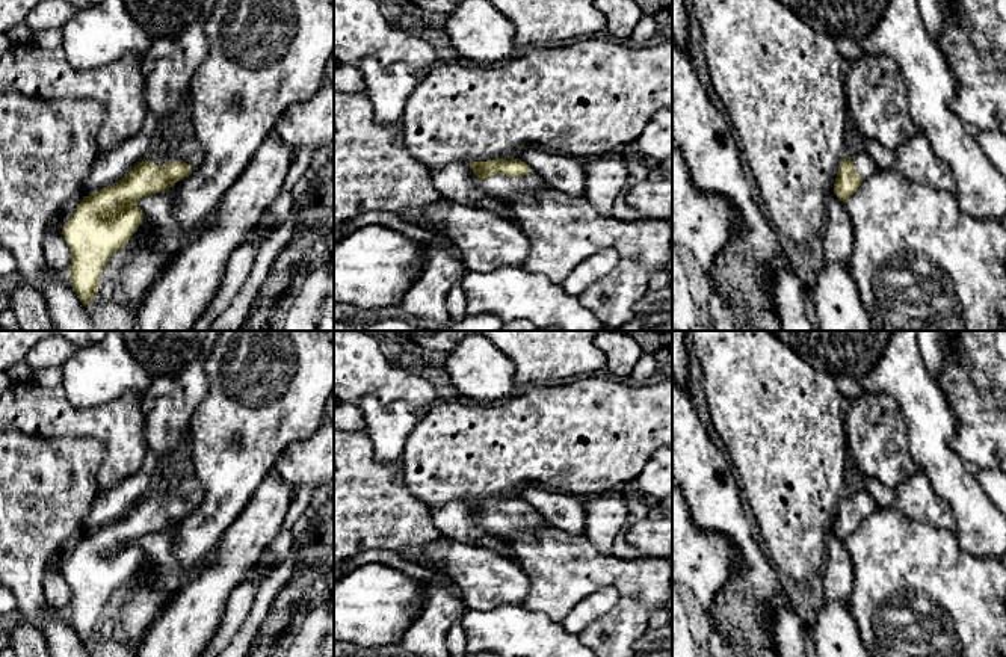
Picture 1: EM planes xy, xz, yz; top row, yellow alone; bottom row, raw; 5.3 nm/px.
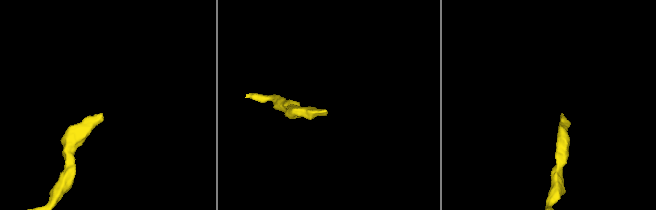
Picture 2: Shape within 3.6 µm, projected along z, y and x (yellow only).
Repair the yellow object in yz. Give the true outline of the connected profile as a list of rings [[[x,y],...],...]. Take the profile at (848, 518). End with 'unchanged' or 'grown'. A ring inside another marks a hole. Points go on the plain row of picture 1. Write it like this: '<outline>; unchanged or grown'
[[[855,485],[853,489],[841,498],[834,521],[834,533],[844,542],[858,529],[863,518],[878,507],[867,489]]]; grown

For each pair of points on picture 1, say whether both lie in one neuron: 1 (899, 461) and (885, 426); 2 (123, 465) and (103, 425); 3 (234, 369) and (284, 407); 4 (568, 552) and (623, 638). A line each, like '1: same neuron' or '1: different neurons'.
1: same neuron
2: same neuron
3: same neuron
4: same neuron

